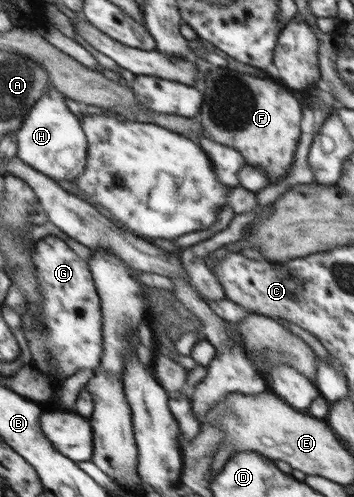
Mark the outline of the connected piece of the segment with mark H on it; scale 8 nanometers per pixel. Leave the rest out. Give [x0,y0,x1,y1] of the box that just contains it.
[16,87,88,183]

